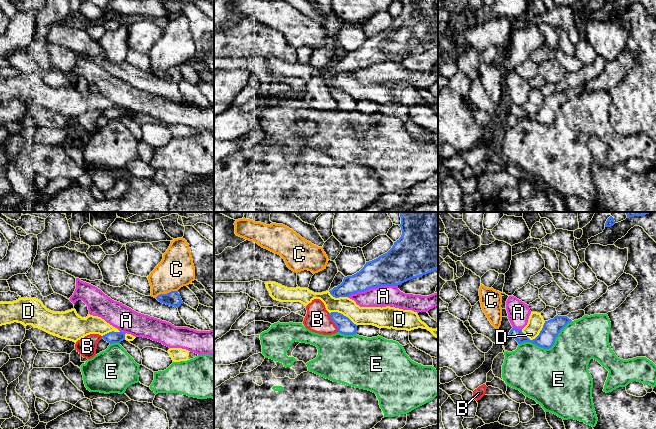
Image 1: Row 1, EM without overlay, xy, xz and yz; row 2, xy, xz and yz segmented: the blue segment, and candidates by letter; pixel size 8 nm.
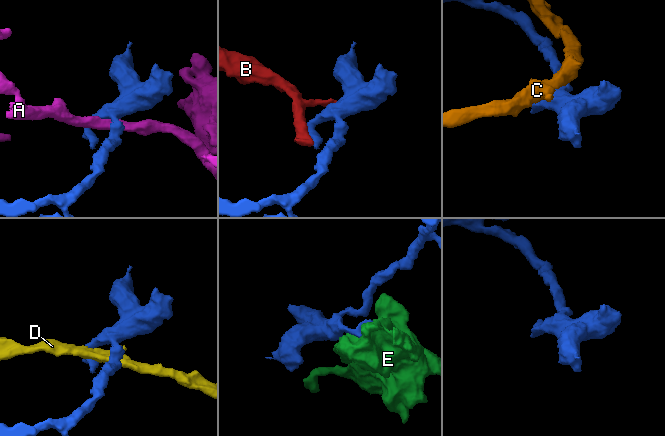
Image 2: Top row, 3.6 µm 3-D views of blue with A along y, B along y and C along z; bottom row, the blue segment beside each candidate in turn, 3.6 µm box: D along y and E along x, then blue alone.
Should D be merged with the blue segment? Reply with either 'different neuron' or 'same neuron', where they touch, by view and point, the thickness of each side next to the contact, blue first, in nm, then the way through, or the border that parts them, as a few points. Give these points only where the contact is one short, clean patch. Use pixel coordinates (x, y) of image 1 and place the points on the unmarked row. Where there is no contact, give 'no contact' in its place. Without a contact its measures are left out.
different neuron; meets blue in yz at (537, 112); 140 nm thick on the blue side, 130 nm on the other; border along yz (545, 97), (540, 108), (532, 115), (529, 115), (521, 107)

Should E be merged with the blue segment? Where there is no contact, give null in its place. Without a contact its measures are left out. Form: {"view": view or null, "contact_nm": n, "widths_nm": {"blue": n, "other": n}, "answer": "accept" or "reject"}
{"view": "yz", "contact_nm": 460, "widths_nm": {"blue": 140, "other": 500}, "answer": "reject"}

